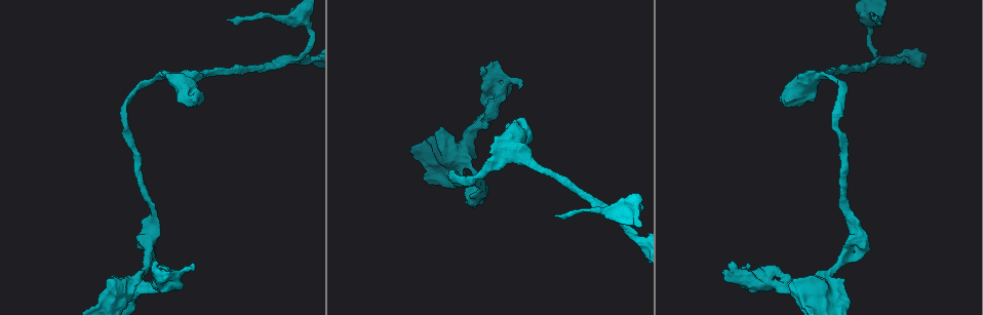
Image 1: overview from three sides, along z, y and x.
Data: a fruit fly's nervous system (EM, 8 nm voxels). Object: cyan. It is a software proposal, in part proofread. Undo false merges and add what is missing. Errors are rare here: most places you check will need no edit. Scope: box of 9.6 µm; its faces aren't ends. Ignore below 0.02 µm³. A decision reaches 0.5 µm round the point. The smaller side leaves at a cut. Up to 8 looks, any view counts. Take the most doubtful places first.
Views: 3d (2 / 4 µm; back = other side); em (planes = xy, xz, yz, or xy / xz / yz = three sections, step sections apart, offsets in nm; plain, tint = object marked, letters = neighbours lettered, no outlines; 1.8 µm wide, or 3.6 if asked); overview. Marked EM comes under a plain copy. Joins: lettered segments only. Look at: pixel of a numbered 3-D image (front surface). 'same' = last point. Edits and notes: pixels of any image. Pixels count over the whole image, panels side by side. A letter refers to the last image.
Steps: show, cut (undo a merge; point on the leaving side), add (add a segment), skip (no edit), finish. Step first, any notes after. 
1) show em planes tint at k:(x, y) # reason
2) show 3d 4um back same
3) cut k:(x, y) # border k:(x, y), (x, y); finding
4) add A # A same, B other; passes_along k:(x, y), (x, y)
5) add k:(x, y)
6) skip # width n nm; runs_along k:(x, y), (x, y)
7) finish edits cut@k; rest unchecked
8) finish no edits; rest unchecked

show 3d 4um at 1:(775, 286) # arms part here

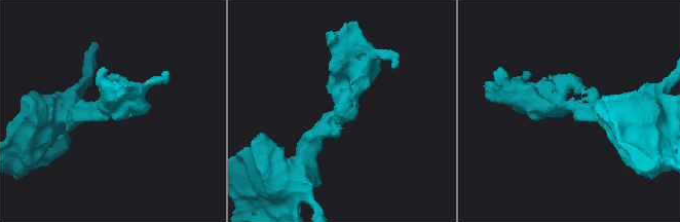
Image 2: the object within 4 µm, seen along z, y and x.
show em planes tint at 2:(576, 108) # need the tissue

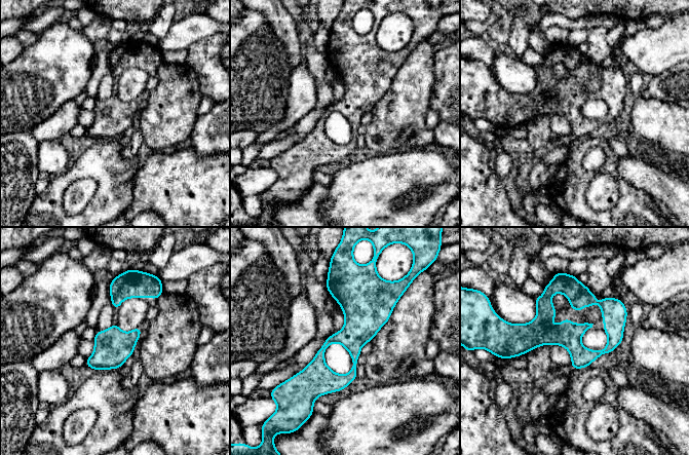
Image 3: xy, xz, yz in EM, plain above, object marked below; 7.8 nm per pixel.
show em planes letters same # what lies round it

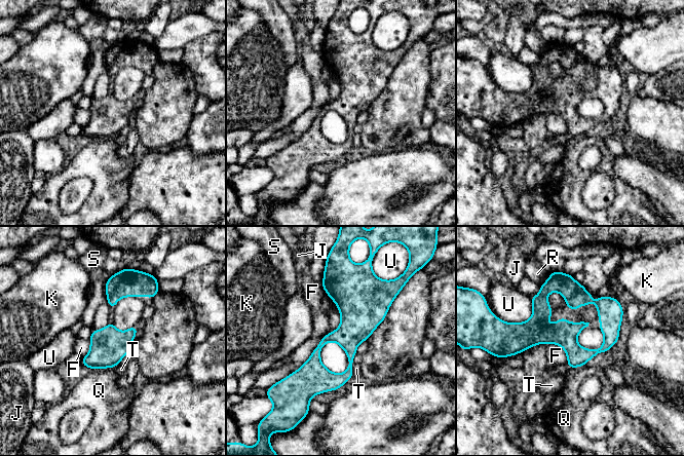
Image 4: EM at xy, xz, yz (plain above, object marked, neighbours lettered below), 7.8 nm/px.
skip # width 200 nm; F other, J other, K other, Q other, R other, S other, T other, U other; continuous, no second cell

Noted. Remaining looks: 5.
show 3d 2um at 1:(475, 189) # abrupt turn

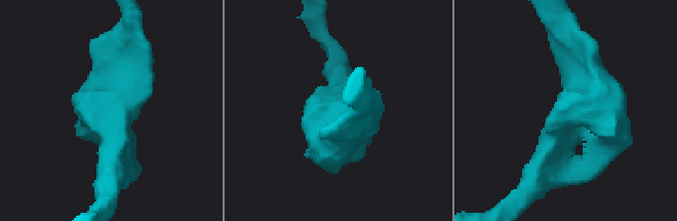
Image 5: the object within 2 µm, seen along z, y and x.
show em planes letters at 5:(563, 117) # now the EM

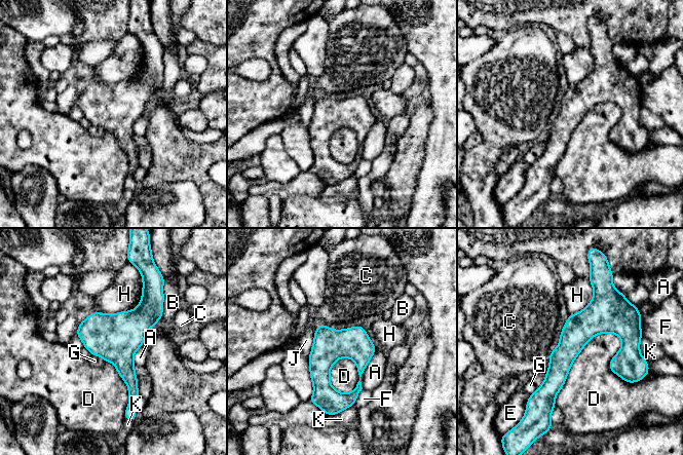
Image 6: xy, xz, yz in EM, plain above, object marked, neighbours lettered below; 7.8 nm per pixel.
skip # width 240 nm; A other, B other, C other, D other, E other, F other, G other, H other, J other, K other; runs_along 6:(634, 338), (593, 326), (537, 393); all the same cell

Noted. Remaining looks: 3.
show em planes letters at 1:(867, 20)

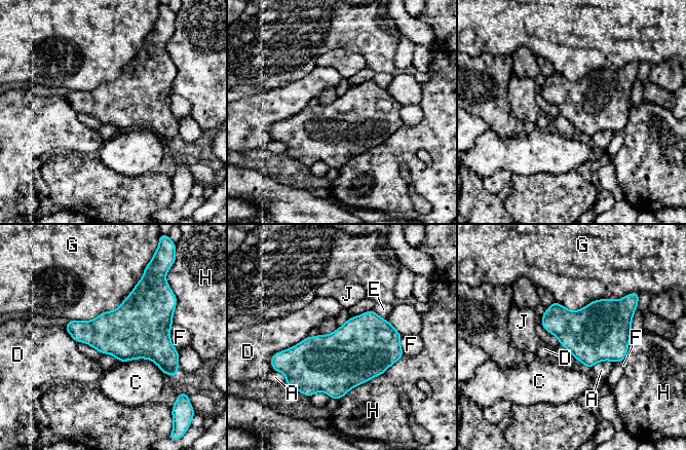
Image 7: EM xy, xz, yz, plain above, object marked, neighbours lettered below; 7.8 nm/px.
skip # longest_contact G 700 nm; A other, C other, D other, E other, F other, G other, H other, J other; border 7:(308, 336), (291, 347), (272, 354); one cell here

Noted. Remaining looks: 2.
finish no edits; rest unchecked

